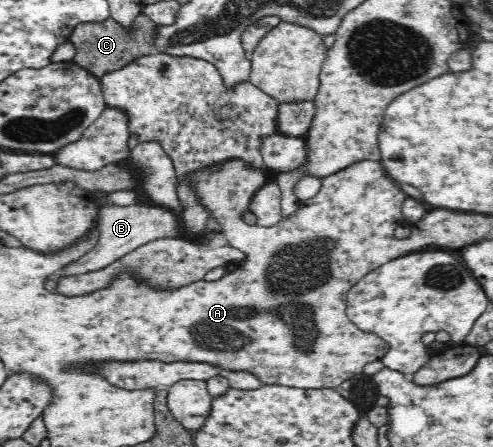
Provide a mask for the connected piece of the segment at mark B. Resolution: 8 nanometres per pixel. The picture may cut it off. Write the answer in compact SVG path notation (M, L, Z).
M147 204L100 207L96 218L96 227L100 234L95 246L76 261L64 266L60 270L61 277L85 274L105 268L109 266L109 263L115 262L118 258L148 242L162 238L173 238L183 234L178 212L165 207L147 206Z

